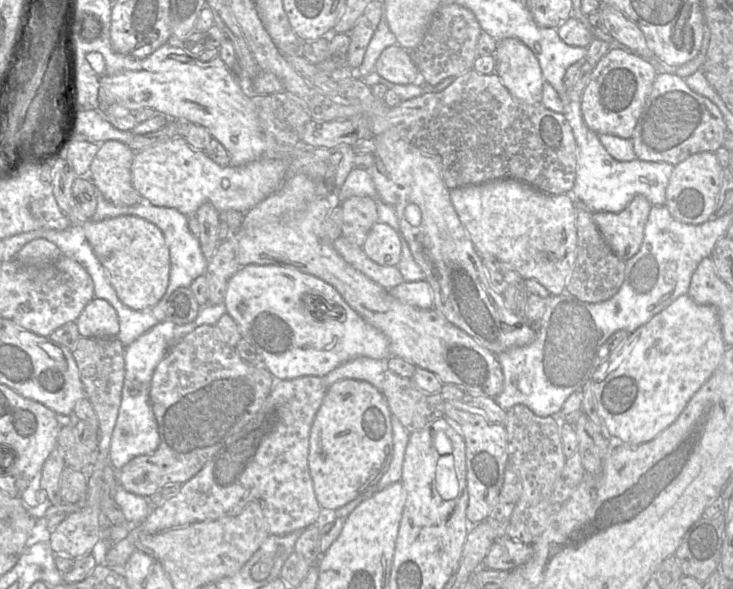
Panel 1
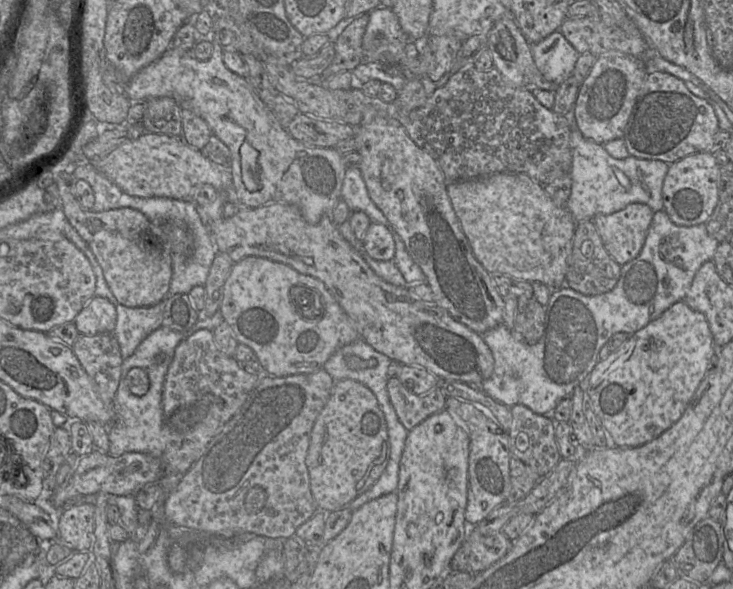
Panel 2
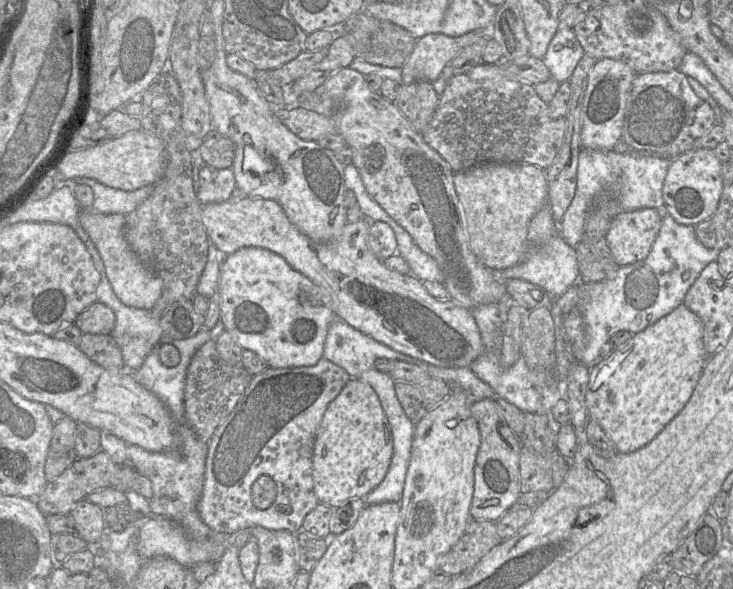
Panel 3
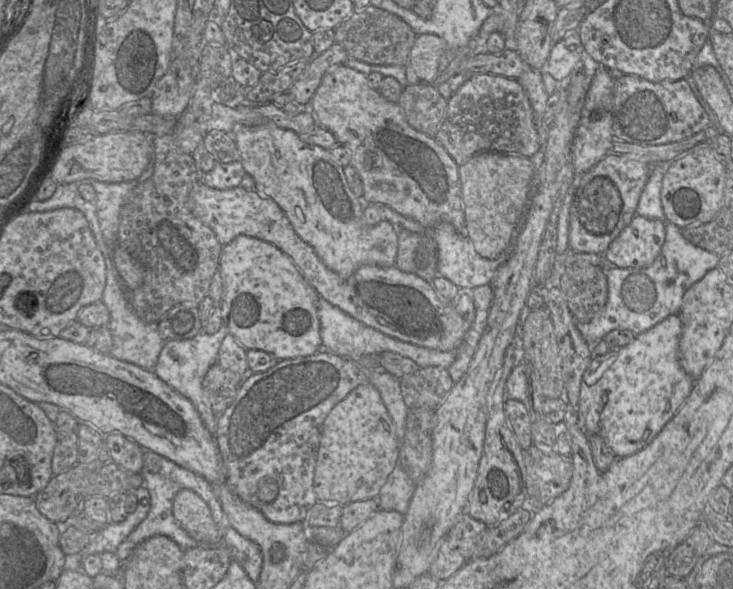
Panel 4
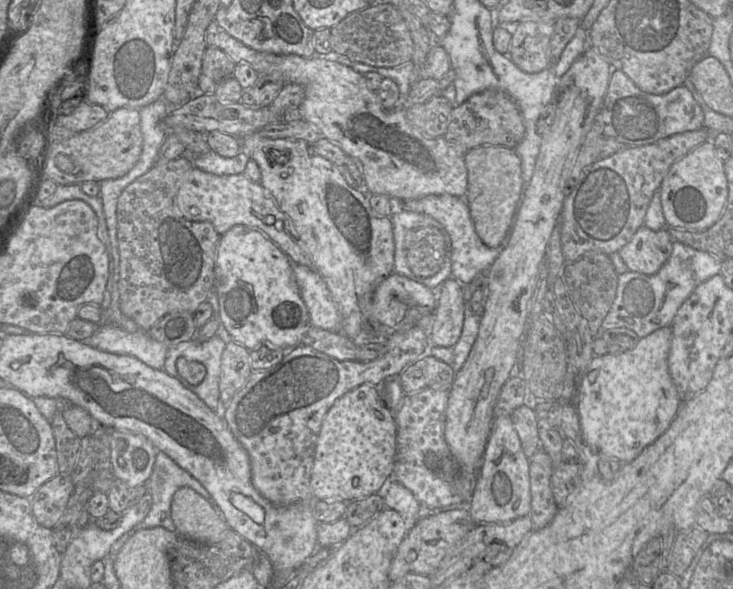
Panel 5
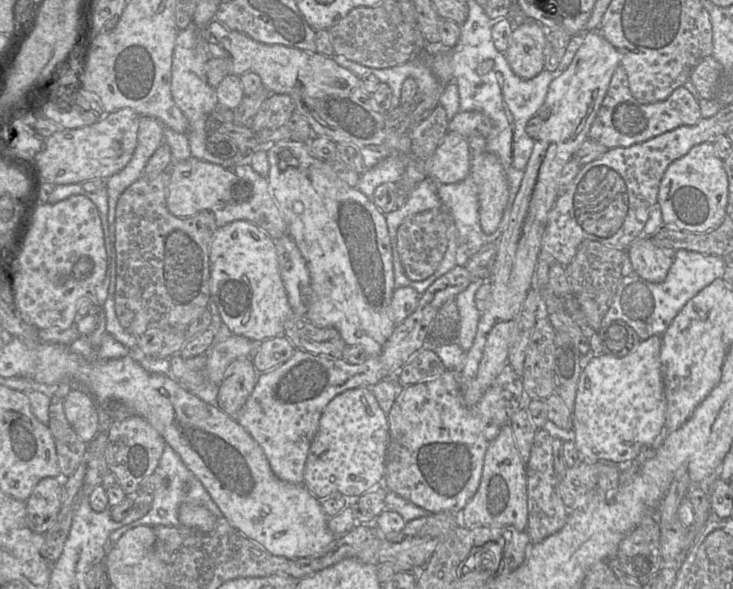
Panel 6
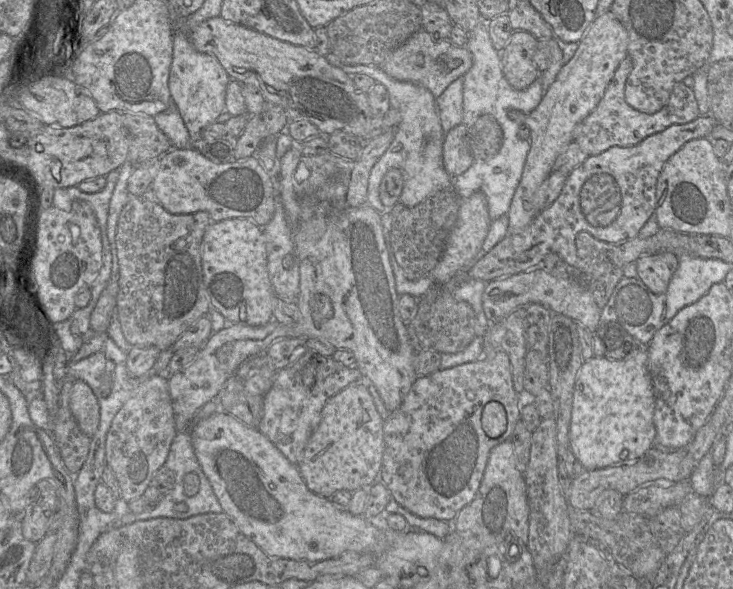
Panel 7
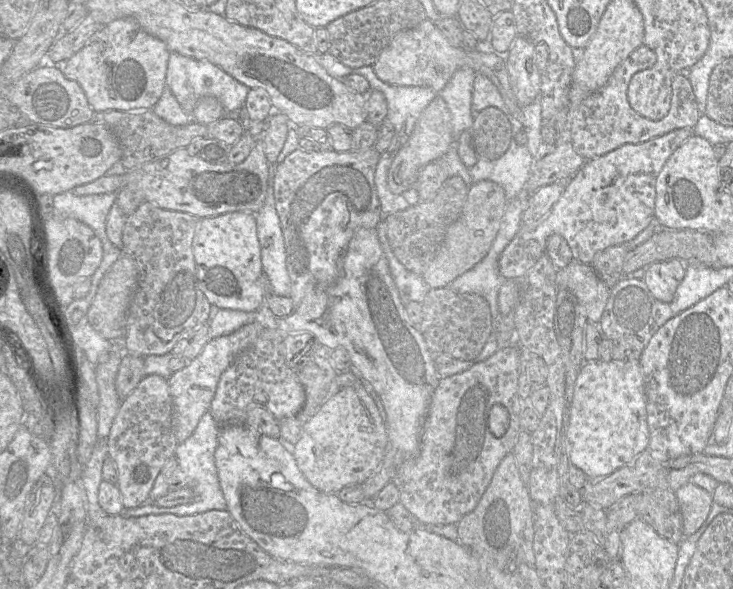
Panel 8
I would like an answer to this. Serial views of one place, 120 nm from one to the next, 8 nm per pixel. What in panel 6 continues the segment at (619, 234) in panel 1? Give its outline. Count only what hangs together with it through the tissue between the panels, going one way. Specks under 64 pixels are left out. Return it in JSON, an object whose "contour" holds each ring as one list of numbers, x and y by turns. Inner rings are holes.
{"contour":[[642,235,627,249,634,273,652,283,661,283,675,260,676,251,657,245,651,237]]}

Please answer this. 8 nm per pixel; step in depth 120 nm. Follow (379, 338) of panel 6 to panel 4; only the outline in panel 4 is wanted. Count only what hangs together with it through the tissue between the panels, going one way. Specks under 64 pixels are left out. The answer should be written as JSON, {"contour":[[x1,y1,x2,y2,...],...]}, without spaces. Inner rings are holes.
{"contour":[[273,122,258,127,237,127,230,134,239,151,245,172,254,179,255,190,276,202,296,234,314,249,329,269,342,278,348,278,363,265,395,266,399,229,386,219,374,226,365,223,363,213,366,203,350,189,344,167,333,160,329,150,306,143,296,132,280,128]]}

